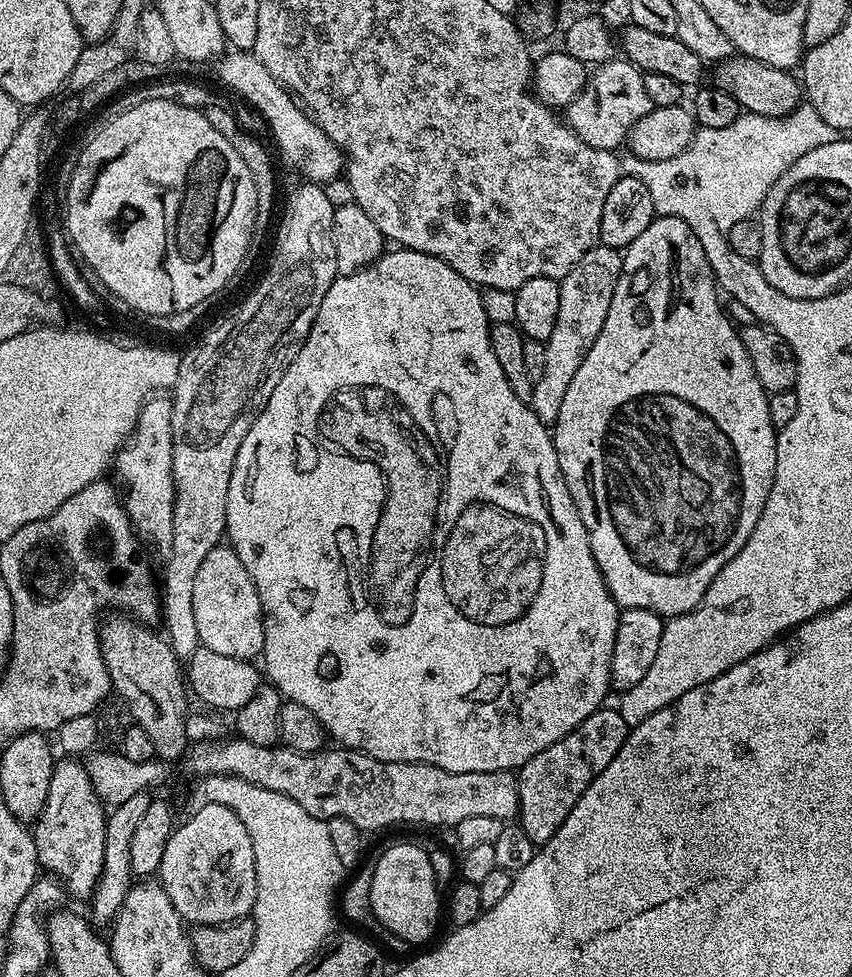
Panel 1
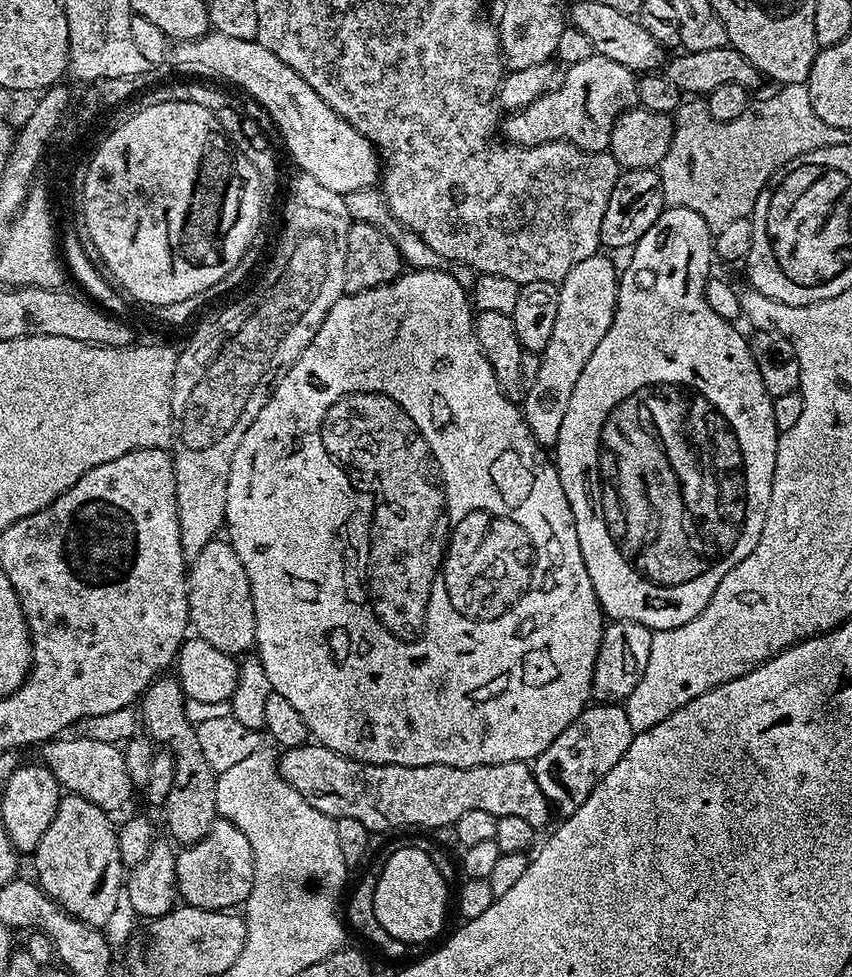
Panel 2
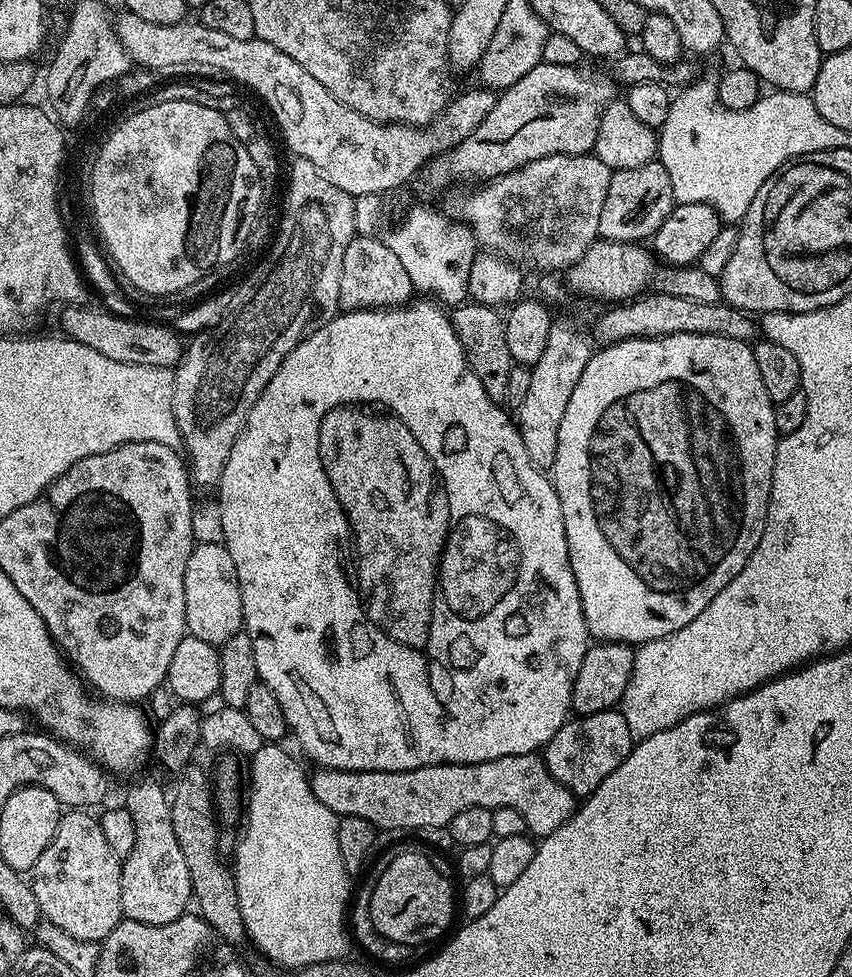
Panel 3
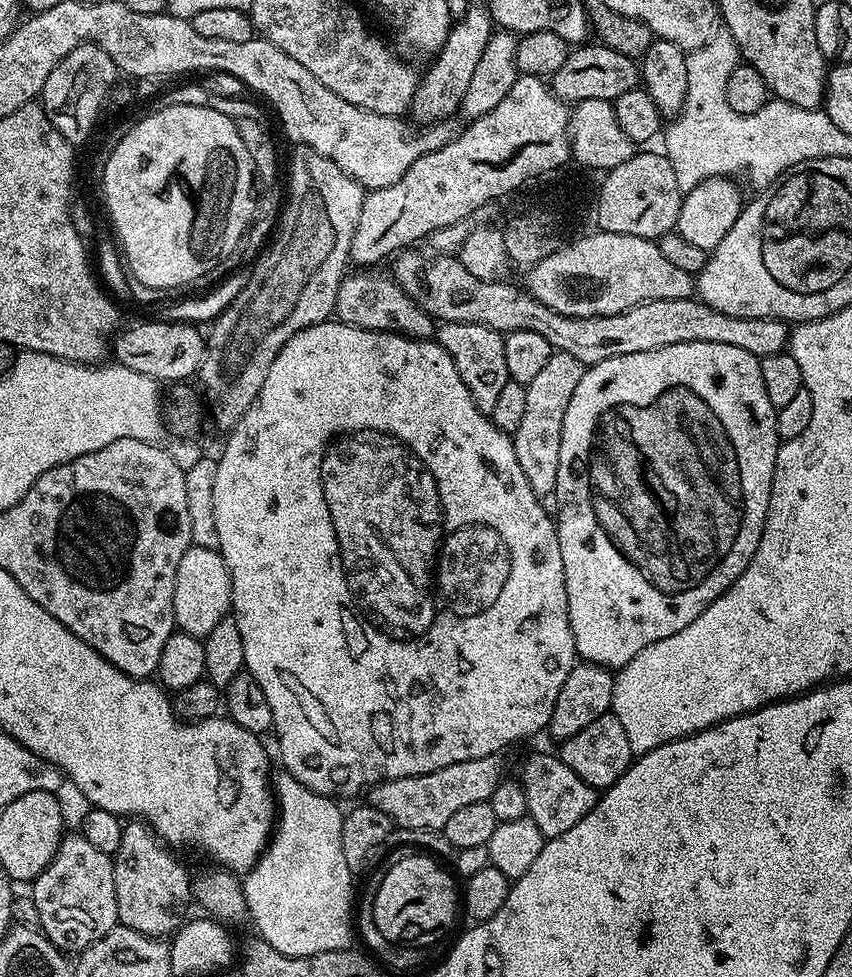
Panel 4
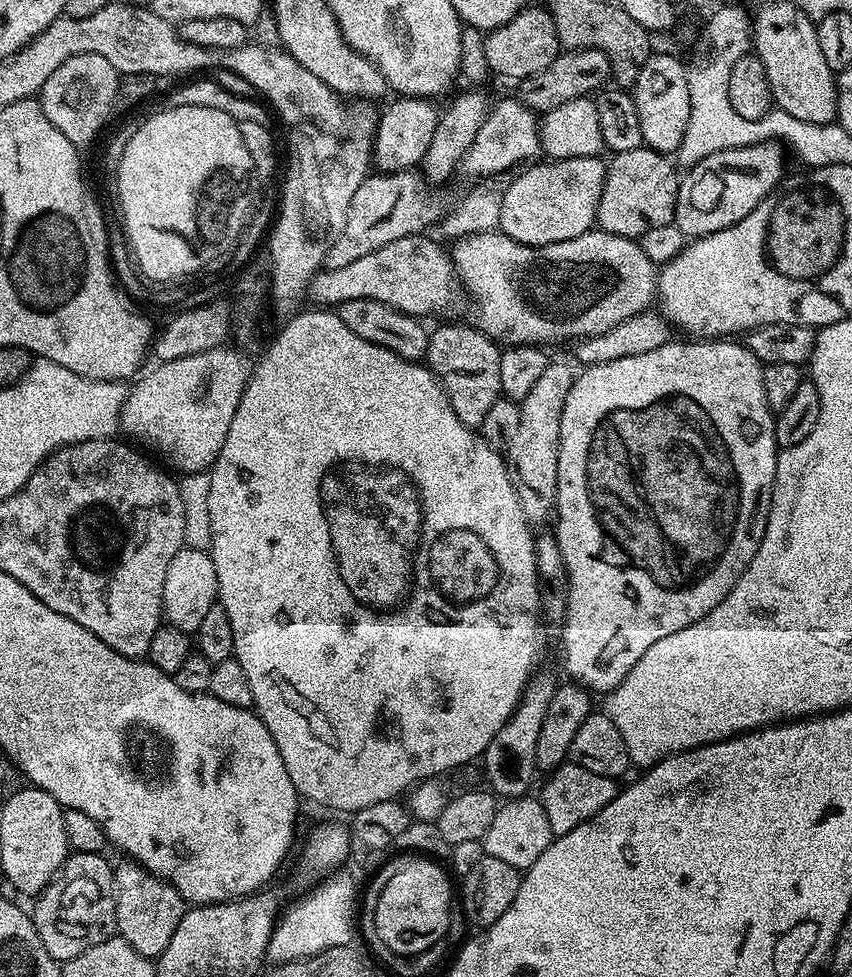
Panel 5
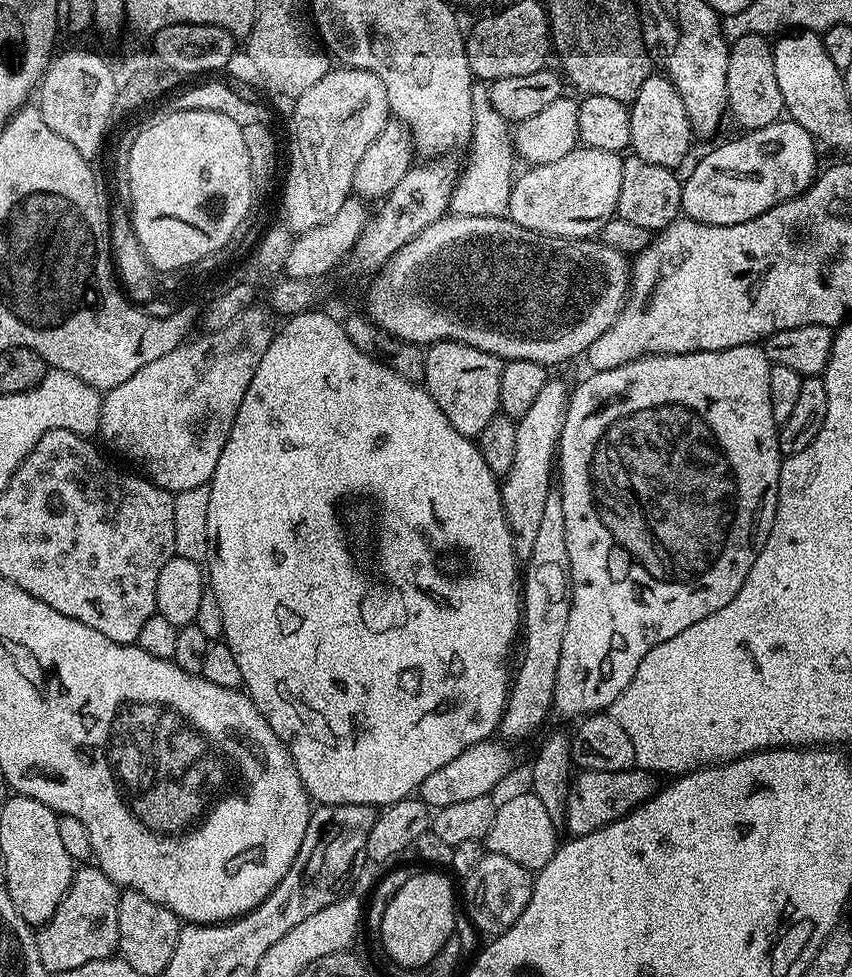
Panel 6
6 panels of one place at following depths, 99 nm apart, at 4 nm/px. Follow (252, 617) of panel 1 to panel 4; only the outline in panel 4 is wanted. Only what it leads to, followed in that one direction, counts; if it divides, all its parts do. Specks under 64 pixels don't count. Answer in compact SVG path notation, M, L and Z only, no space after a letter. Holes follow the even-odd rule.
M193 544L178 562L178 578L174 578L174 618L179 631L206 637L218 622L229 615L232 607L232 579L226 562L217 549L203 549Z

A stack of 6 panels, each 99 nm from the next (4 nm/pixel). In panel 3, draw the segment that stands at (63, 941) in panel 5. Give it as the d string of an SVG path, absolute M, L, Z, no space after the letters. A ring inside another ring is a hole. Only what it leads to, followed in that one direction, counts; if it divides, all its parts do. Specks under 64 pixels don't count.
M68 810L61 815L50 846L34 862L30 885L43 919L75 939L103 942L122 919L122 861L102 838L100 821L92 815L88 810Z

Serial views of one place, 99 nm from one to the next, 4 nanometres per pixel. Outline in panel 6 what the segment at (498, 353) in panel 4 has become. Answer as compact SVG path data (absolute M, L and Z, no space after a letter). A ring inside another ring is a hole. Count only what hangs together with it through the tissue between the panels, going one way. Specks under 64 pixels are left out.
M439 340L437 344L427 345L424 354L423 387L428 389L434 402L438 402L438 410L450 418L450 426L458 430L458 434L479 438L482 430L486 430L486 422L500 412L500 387L502 386L502 370L505 361L490 354L486 350L478 350L469 344L460 344L456 340Z

